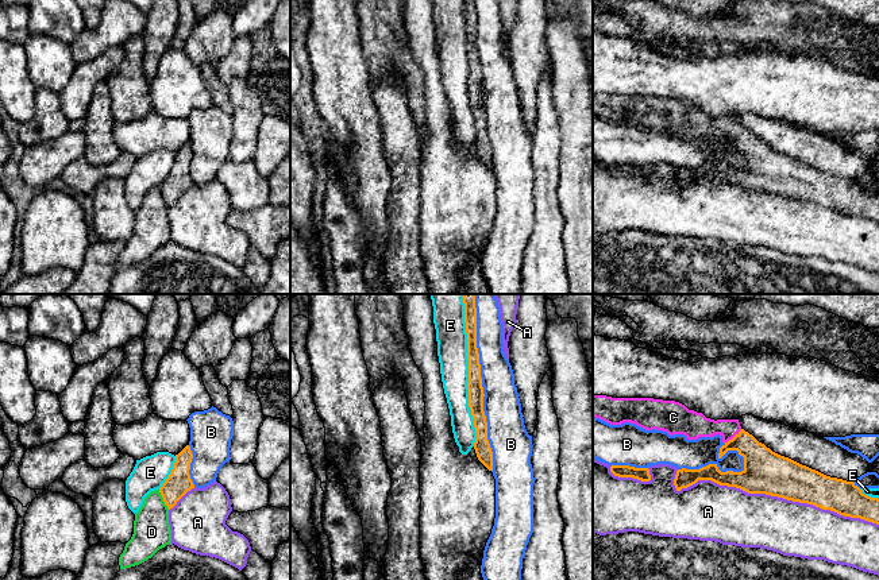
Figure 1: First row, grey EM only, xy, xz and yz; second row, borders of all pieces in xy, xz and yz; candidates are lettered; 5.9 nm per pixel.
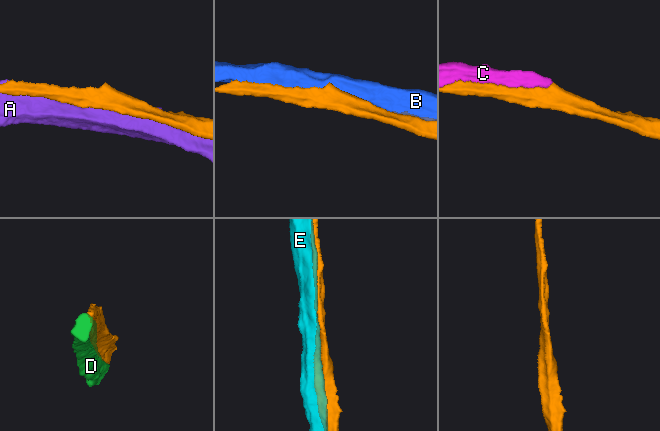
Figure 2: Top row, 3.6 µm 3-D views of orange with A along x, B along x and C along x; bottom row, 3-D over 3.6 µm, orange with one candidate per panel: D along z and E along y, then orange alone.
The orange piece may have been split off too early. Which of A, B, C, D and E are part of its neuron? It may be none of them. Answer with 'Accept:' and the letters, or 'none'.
Accept: C

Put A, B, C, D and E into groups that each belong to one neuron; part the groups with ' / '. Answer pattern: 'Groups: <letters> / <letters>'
Groups: A / B / C / D / E

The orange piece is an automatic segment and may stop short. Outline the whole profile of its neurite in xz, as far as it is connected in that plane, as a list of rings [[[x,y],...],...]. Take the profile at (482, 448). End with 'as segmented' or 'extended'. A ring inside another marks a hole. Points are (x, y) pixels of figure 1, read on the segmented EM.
[[[463,294],[464,322],[467,333],[467,359],[469,359],[469,407],[474,419],[477,438],[474,449],[478,460],[493,471],[493,452],[487,440],[487,422],[483,411],[483,387],[481,378],[479,353],[477,348],[477,308],[475,294]]]; as segmented

